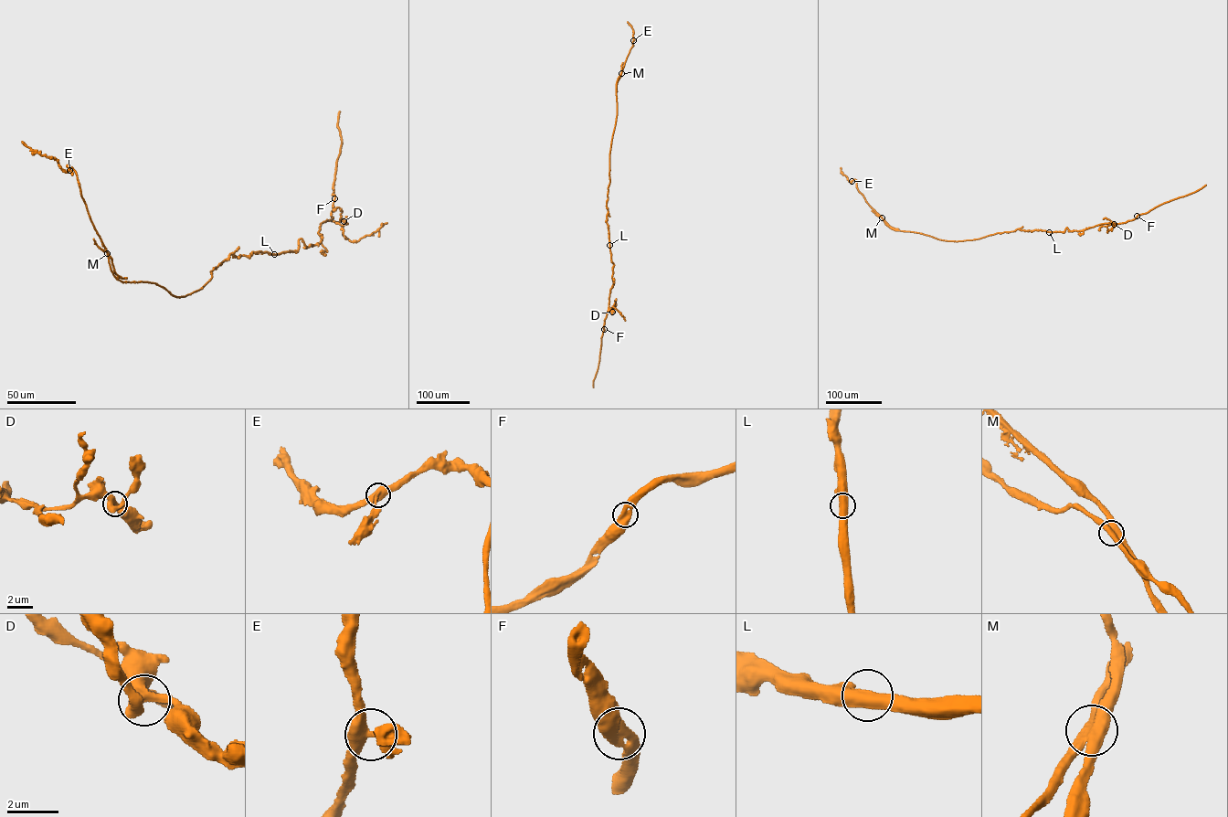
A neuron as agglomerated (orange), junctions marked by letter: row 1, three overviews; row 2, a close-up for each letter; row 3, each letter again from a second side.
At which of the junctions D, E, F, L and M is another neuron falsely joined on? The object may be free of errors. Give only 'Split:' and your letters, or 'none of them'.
Split: M

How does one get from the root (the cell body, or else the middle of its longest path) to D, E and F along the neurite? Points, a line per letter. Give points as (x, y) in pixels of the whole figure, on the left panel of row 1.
D: (222, 261), (231, 253), (238, 257), (296, 250), (300, 238), (305, 247), (317, 244), (322, 222), (344, 221)
E: (222, 261), (202, 288), (182, 297), (154, 282), (117, 280), (77, 174), (67, 166), (69, 170)
F: (222, 261), (231, 253), (296, 250), (300, 238), (305, 247), (319, 243), (320, 227), (333, 220), (334, 198)

